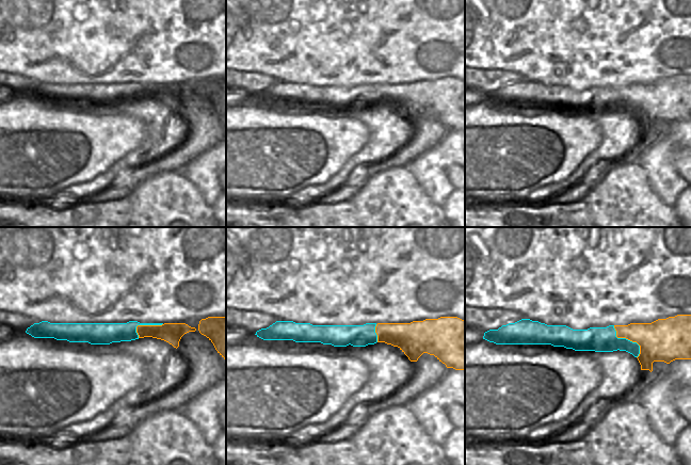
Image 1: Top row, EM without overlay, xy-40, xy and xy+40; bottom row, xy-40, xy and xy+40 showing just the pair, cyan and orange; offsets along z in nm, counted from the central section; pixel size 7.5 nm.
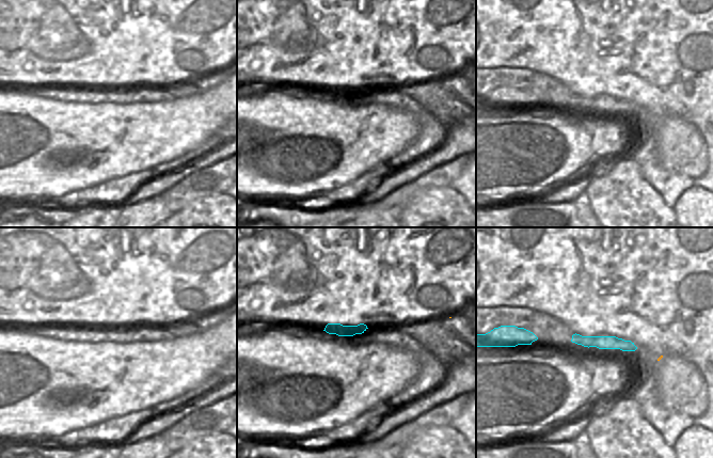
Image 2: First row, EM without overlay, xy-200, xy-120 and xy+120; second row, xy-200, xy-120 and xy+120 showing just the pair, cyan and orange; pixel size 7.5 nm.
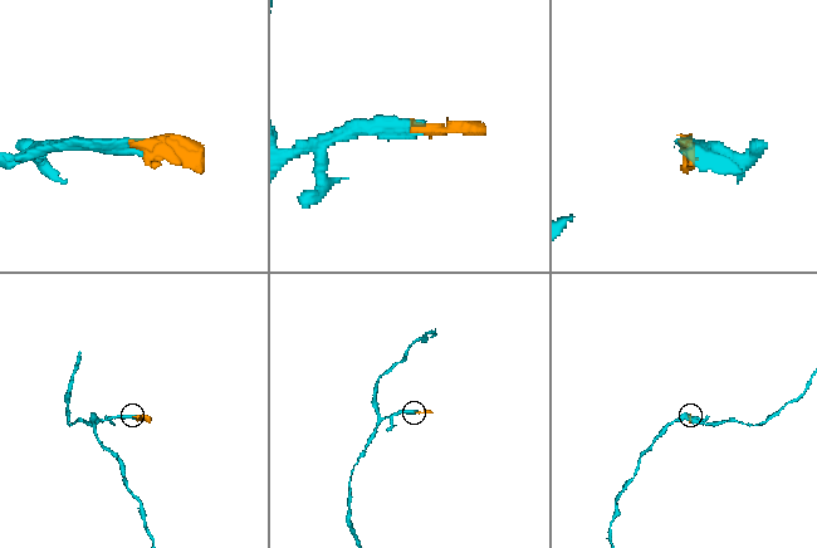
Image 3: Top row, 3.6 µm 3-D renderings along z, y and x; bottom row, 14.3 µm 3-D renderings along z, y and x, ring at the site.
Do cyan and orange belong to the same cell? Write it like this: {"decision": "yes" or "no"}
{"decision": "yes"}

